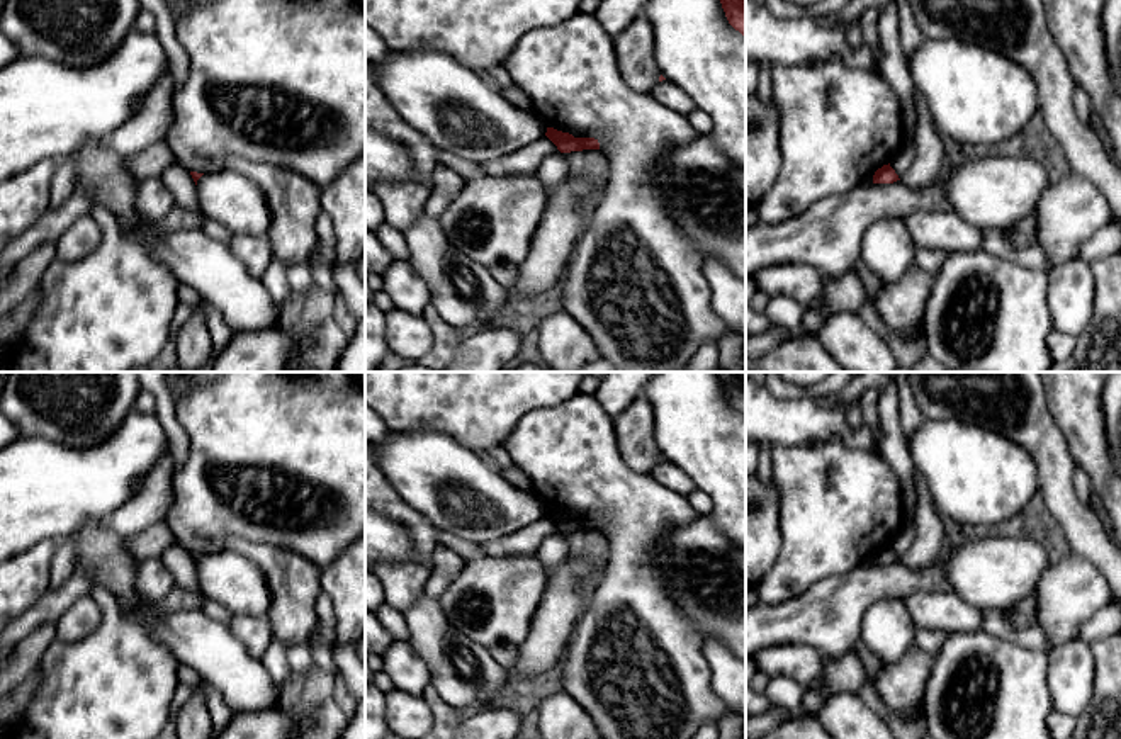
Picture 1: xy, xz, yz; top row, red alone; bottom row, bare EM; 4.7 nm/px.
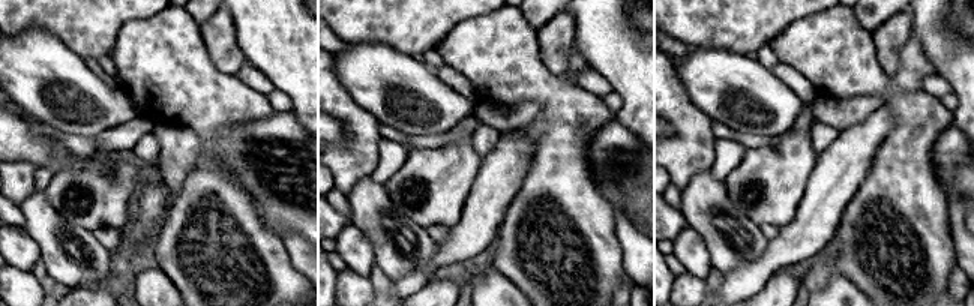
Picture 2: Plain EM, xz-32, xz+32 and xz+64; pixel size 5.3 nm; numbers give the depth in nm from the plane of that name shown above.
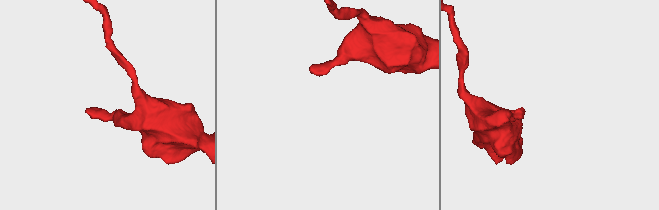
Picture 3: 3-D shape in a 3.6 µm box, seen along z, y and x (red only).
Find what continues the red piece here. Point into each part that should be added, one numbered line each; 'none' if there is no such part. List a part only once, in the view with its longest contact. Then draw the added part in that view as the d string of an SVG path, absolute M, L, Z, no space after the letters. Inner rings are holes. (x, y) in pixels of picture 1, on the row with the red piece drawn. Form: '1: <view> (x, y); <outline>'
none

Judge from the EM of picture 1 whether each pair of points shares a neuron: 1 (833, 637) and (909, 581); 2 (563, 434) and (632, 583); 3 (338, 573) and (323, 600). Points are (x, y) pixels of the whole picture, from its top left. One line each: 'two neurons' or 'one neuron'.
1: one neuron
2: one neuron
3: two neurons

